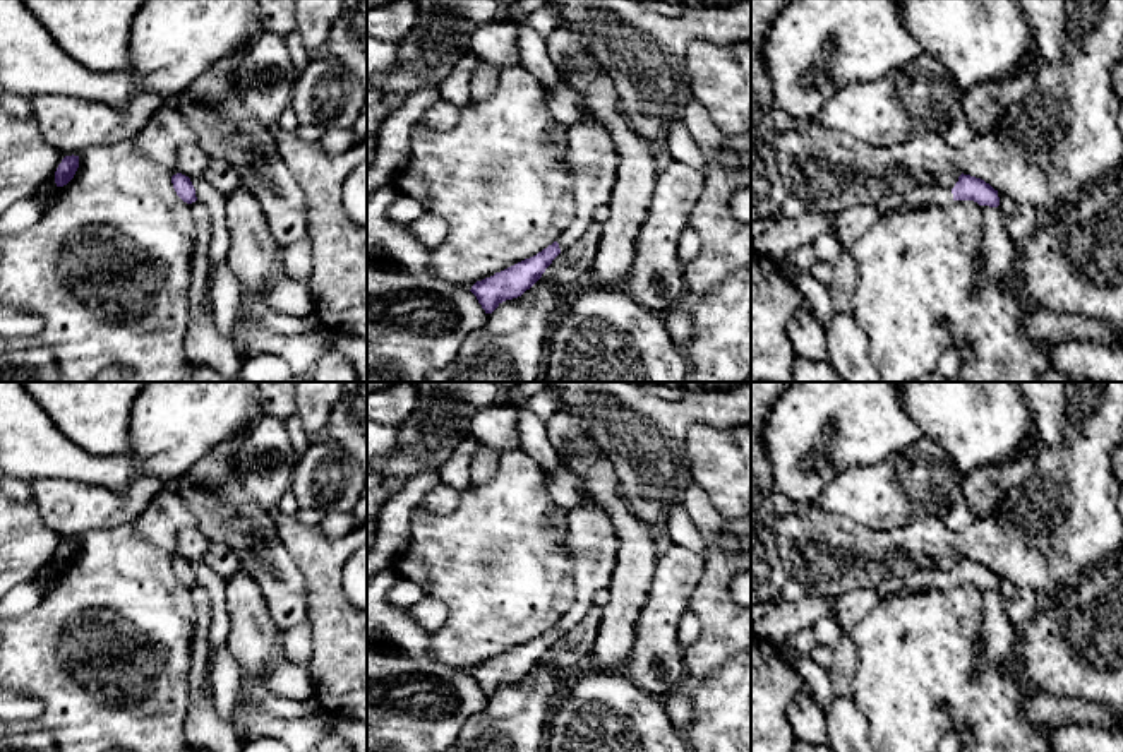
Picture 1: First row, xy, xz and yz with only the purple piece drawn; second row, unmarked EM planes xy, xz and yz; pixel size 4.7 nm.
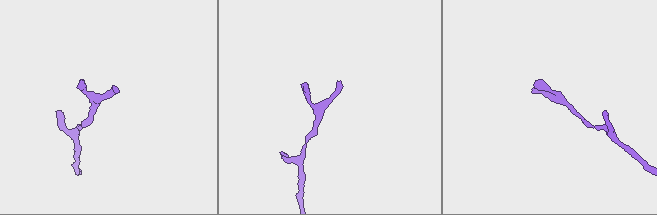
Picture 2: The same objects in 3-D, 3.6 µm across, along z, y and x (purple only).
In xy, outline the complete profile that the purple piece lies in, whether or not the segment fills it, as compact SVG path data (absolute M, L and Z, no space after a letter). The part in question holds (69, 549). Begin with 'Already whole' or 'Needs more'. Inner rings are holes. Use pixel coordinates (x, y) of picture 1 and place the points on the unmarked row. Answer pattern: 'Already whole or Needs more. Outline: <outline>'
Already whole. Outline: M65 540L55 555L57 570L67 569L79 552L79 540Z

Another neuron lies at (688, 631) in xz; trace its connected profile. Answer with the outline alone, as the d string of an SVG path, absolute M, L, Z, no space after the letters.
M688 610L677 625L677 641L682 648L691 646L700 637L700 618L694 612Z

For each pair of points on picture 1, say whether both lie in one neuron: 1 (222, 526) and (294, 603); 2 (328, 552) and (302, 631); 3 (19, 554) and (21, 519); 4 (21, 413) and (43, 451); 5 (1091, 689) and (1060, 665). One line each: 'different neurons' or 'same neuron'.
1: same neuron
2: different neurons
3: same neuron
4: same neuron
5: same neuron

